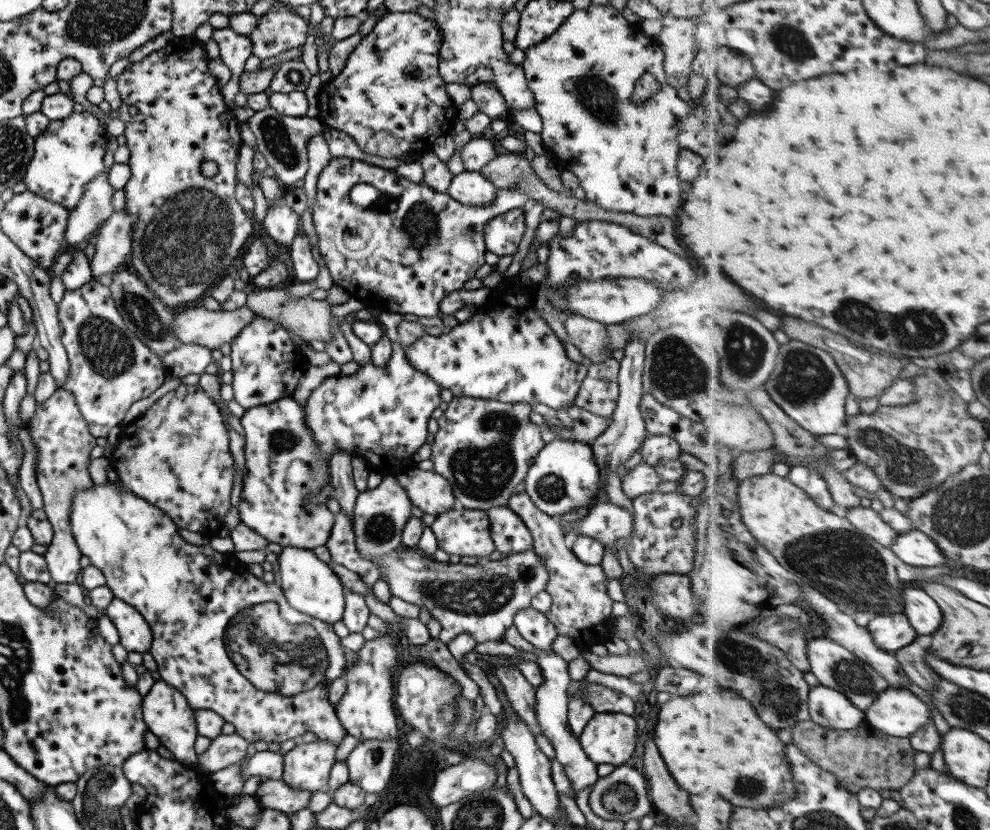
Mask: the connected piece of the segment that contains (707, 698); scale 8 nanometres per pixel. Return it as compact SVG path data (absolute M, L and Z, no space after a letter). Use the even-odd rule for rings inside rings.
M729 689L721 692L693 693L687 696L671 696L660 705L655 724L657 750L673 776L675 784L688 794L719 792L735 807L760 810L767 805L783 805L796 796L792 782L790 763L786 760L786 746L775 730L771 730L755 712L749 700L741 698Z

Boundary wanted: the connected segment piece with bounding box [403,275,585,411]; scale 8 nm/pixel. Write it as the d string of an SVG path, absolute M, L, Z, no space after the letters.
M521 275L520 282L505 285L499 289L489 288L490 300L479 306L482 314L457 323L447 334L441 333L437 337L423 335L408 348L403 348L405 359L411 363L411 367L427 375L440 388L450 390L452 396L461 395L511 404L526 403L532 407L541 403L555 411L563 406L571 406L585 376L585 366L567 358L562 342L533 308L532 299L536 289L533 283Z

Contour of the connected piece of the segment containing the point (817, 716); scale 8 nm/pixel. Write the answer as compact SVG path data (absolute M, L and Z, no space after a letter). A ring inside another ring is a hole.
M821 684L810 690L810 712L811 720L833 730L851 730L866 722L866 711L857 708L843 692L837 692Z

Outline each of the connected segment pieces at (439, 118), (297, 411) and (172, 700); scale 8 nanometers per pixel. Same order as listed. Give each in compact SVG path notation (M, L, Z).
M387 11L383 17L379 18L371 28L371 31L361 37L360 41L353 48L353 50L347 56L345 60L345 66L343 70L337 74L331 80L320 85L319 94L316 95L317 106L319 111L316 115L317 120L323 124L323 127L335 128L335 130L340 130L345 132L347 135L353 138L353 142L360 148L363 152L367 154L374 154L375 156L380 156L381 158L395 158L399 155L409 154L409 155L424 155L431 151L431 146L433 142L439 138L439 136L445 136L451 132L453 124L457 119L457 104L454 103L449 96L447 96L445 90L445 83L438 76L438 50L441 46L441 29L439 25L435 23L435 20L427 20L421 17L417 11L411 12L391 12Z
M292 397L245 409L240 417L240 424L245 434L243 455L245 461L242 489L237 504L239 520L255 534L263 536L267 543L279 544L281 547L313 549L324 546L333 527L334 516L326 507L326 503L311 505L307 497L321 490L327 484L330 474L327 462L319 457L317 443L311 439L311 431L305 421L306 414L302 406Z
M159 679L155 681L145 696L141 699L142 719L147 729L160 746L169 750L174 761L180 762L188 767L195 766L196 757L194 742L197 738L194 710L187 704L185 697L177 689Z

